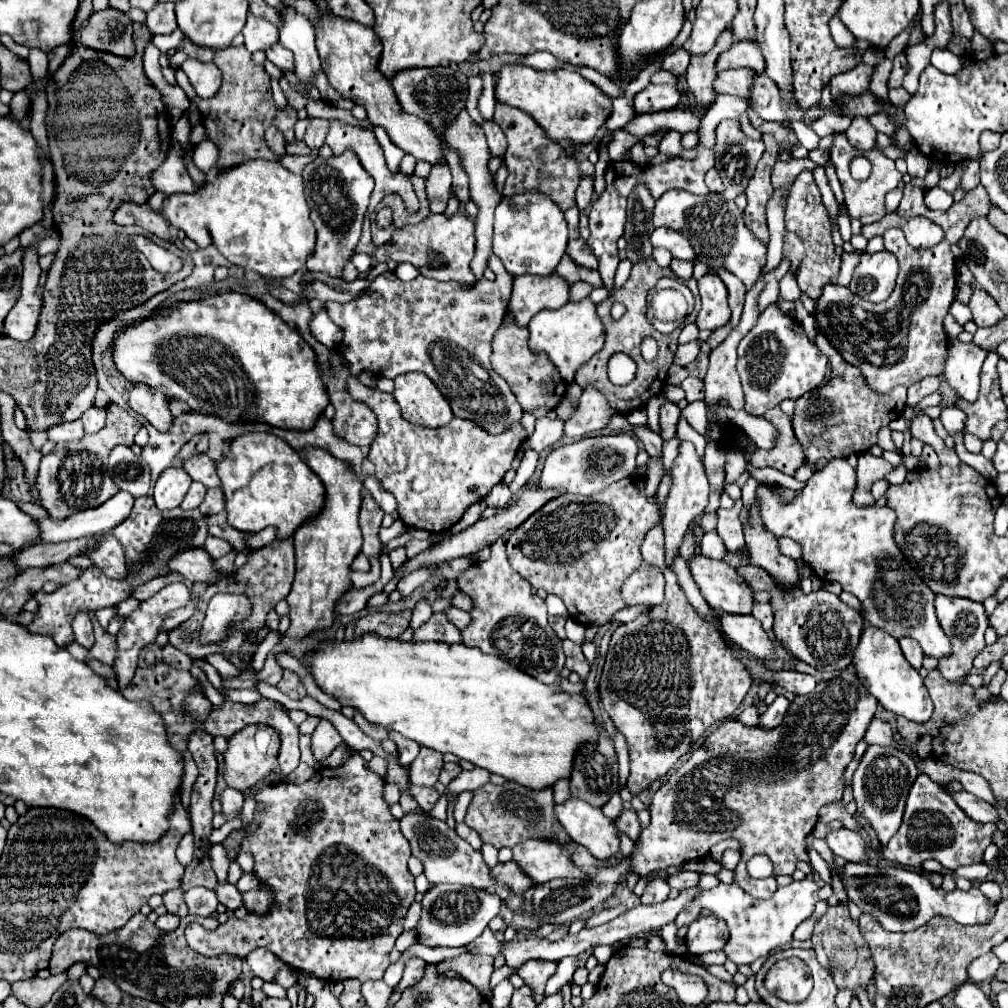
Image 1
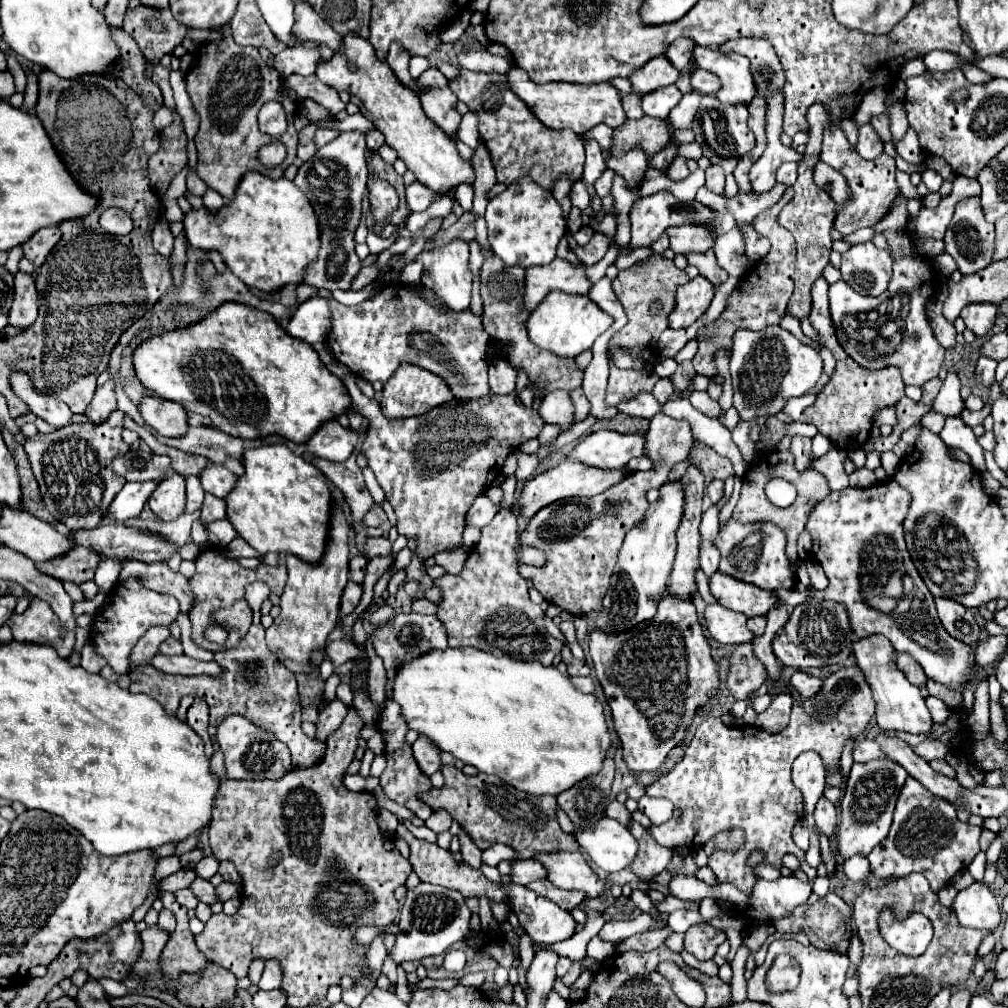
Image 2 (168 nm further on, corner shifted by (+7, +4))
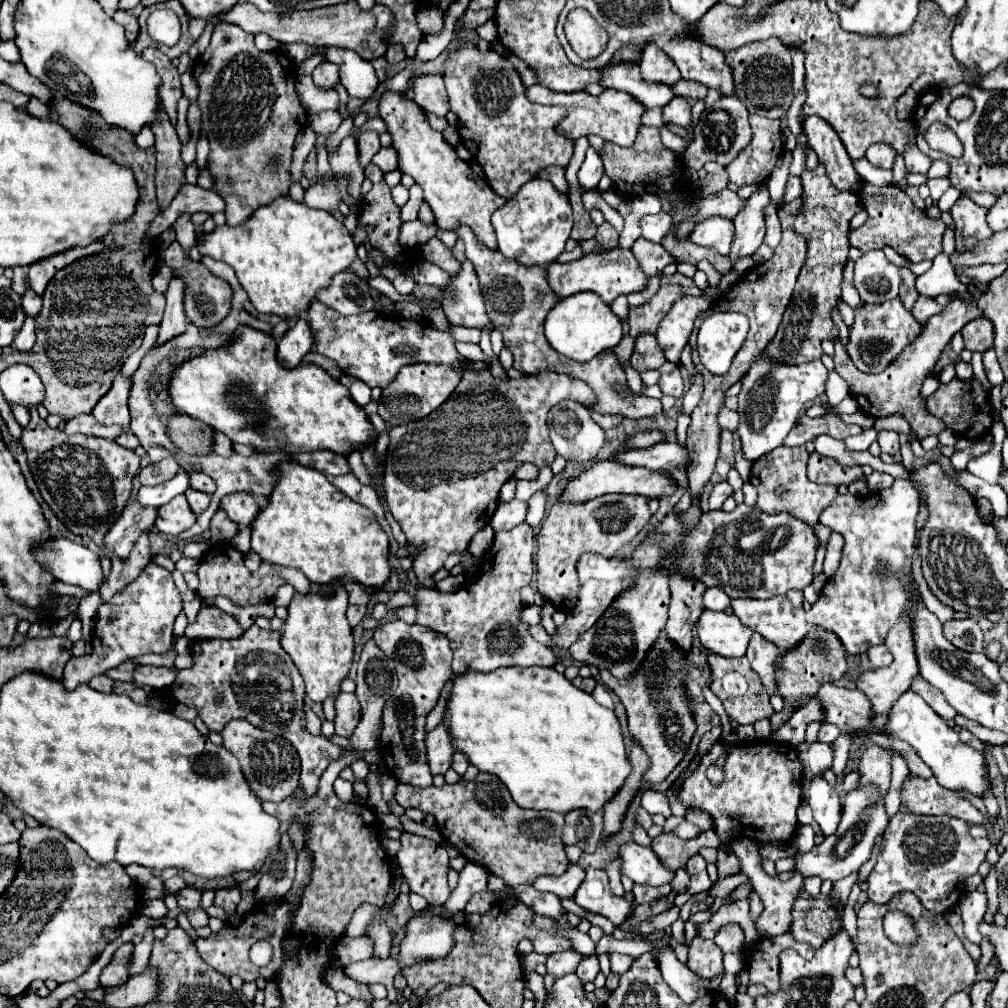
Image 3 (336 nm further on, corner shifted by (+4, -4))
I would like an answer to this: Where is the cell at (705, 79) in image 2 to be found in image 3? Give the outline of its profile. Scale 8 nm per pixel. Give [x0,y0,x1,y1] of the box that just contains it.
[674,80,708,100]

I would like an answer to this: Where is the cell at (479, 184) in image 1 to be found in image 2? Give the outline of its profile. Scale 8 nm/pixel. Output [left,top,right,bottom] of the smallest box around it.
[419,88,461,140]

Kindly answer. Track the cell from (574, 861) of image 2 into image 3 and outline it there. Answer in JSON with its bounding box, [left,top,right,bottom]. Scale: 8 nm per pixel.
[576,870,634,926]

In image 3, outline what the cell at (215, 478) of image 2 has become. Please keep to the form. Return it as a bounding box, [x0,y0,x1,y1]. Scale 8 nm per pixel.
[222,492,260,526]

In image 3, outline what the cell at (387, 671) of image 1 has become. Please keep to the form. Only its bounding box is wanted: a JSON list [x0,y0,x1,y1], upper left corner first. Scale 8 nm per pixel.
[444,668,632,814]

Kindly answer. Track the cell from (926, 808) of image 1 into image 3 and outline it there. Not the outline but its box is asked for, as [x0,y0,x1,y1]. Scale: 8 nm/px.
[868,810,992,912]

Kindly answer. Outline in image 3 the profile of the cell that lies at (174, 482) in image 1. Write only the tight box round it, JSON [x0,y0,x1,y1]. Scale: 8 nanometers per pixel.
[154,496,196,534]

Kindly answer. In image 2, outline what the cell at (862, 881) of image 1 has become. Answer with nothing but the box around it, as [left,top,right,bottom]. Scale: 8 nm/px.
[951,882,1001,930]

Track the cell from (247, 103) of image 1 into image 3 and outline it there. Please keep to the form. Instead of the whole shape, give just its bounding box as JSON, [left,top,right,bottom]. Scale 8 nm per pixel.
[192,22,308,226]

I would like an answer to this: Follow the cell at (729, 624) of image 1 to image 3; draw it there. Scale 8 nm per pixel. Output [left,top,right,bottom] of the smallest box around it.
[696,610,752,658]

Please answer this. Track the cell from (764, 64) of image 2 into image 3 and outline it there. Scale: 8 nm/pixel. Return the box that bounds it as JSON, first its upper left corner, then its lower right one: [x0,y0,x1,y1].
[724,38,792,120]

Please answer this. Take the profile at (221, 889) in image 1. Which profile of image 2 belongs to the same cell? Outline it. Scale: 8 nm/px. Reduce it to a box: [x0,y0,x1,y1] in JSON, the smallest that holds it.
[191,878,219,904]

